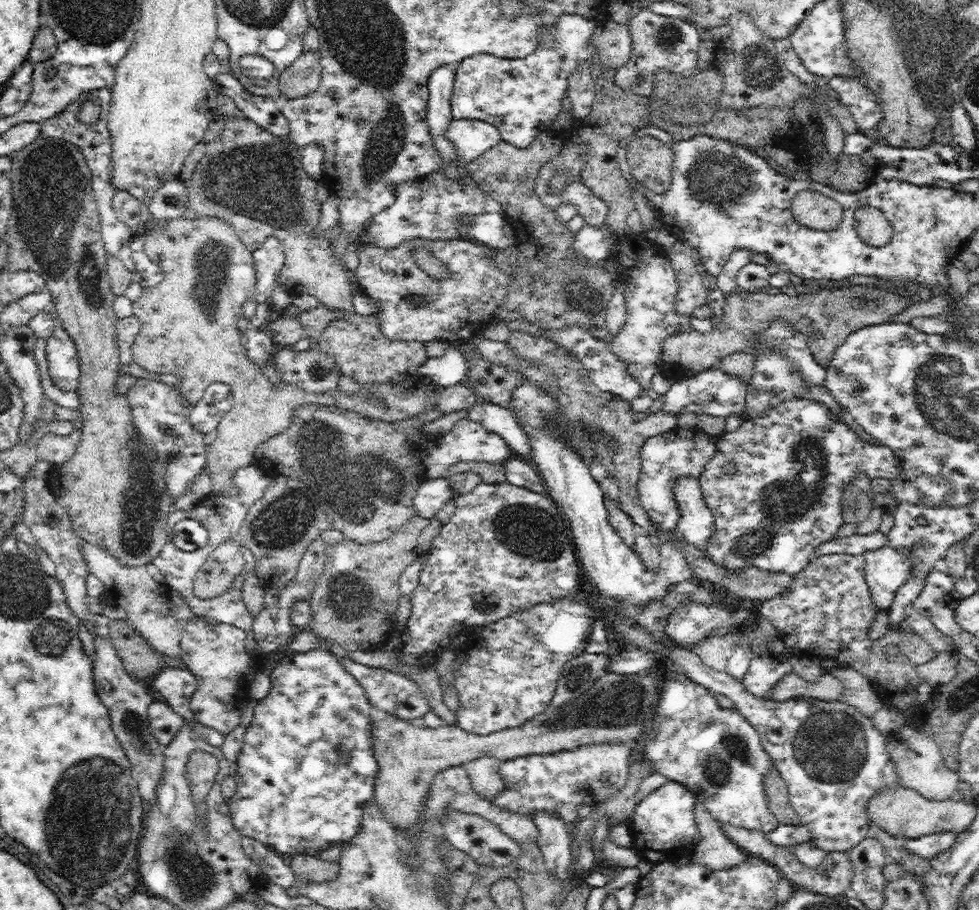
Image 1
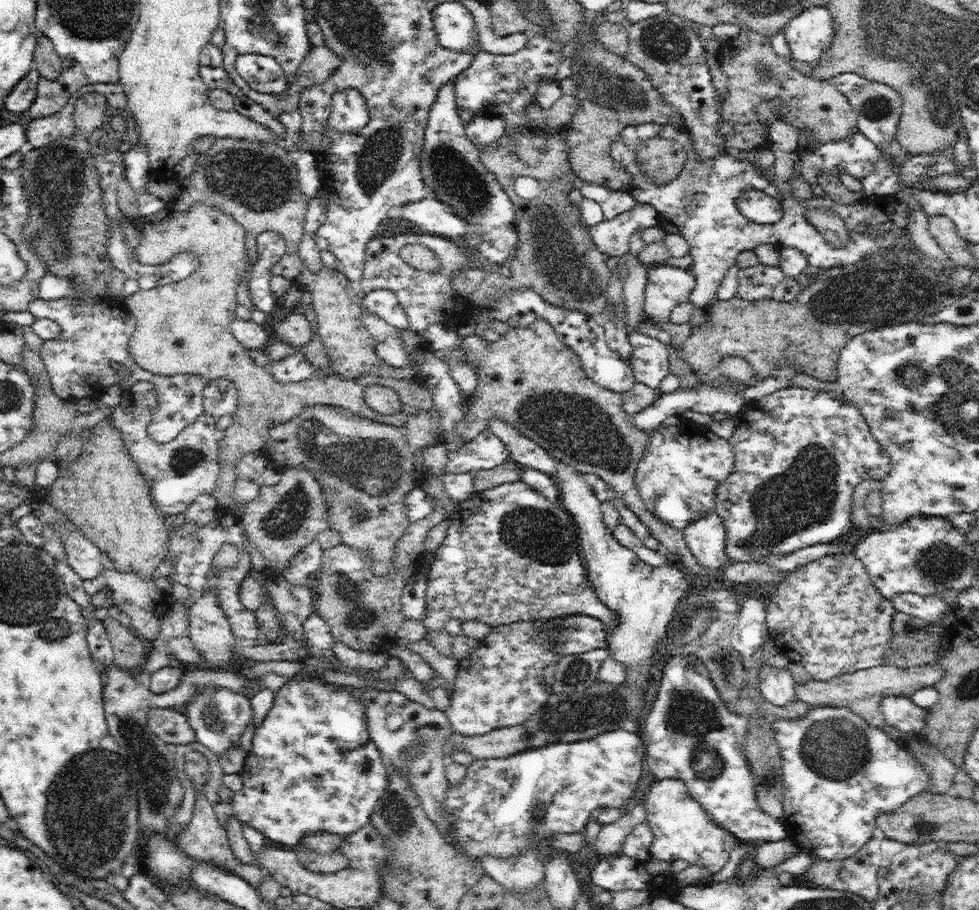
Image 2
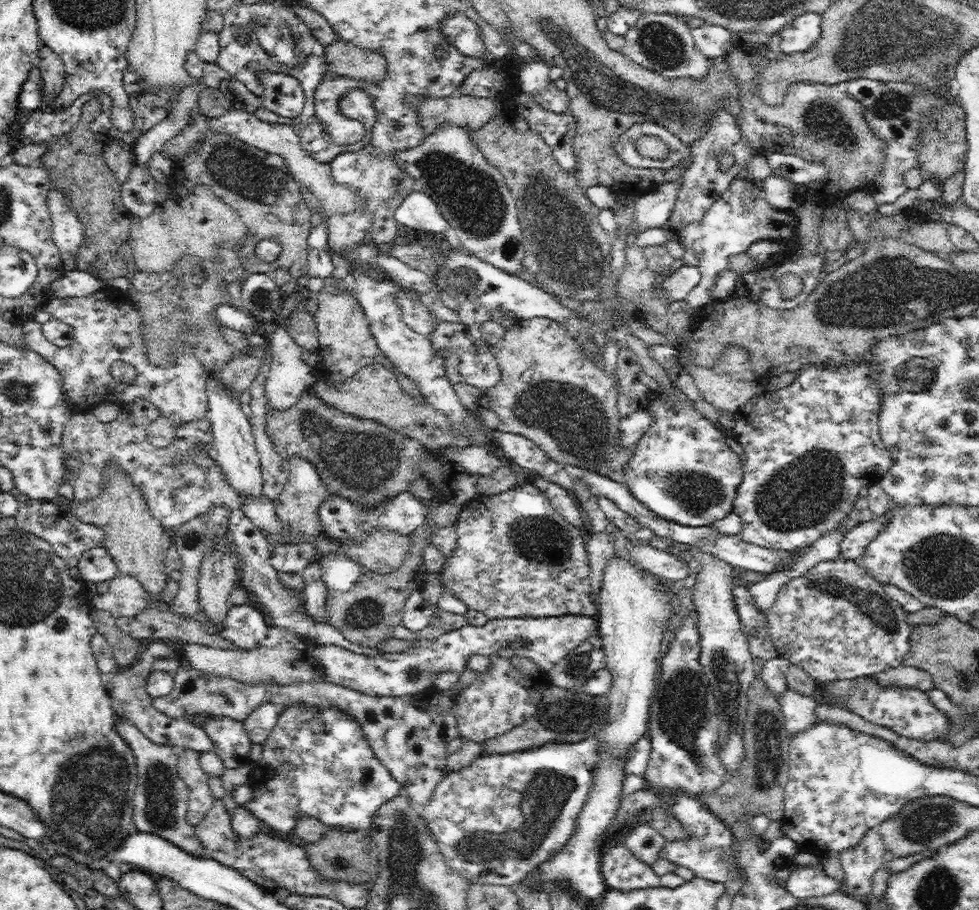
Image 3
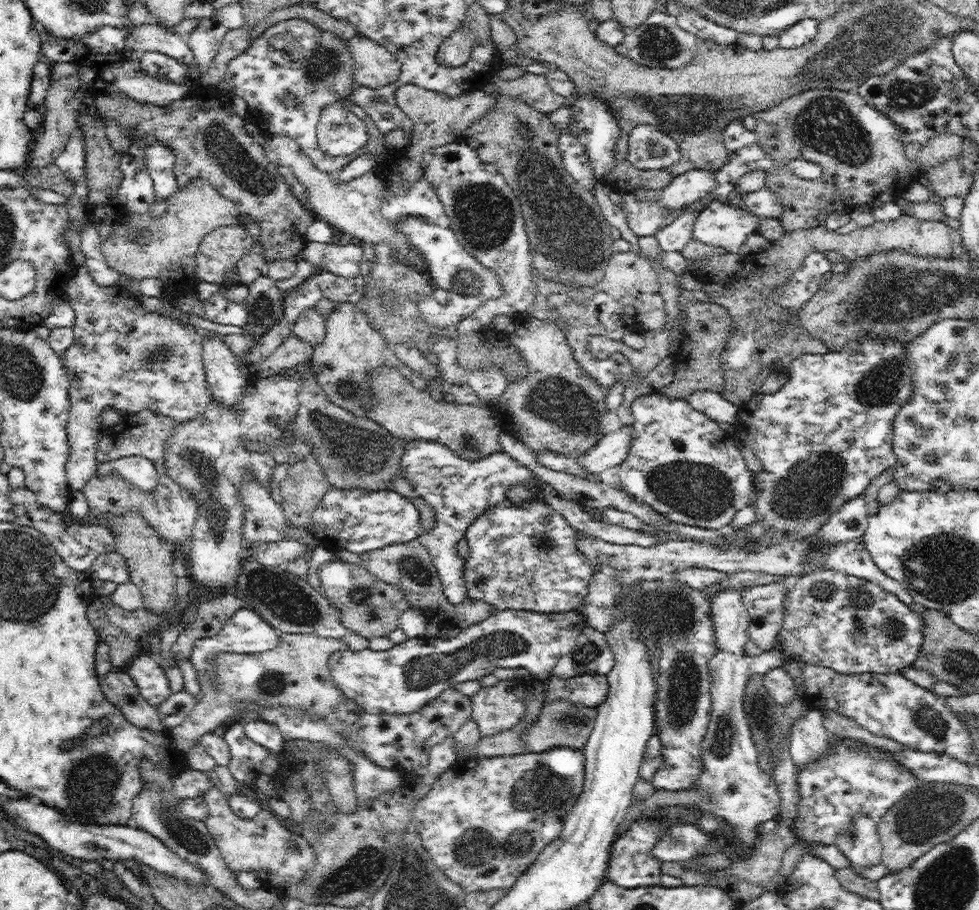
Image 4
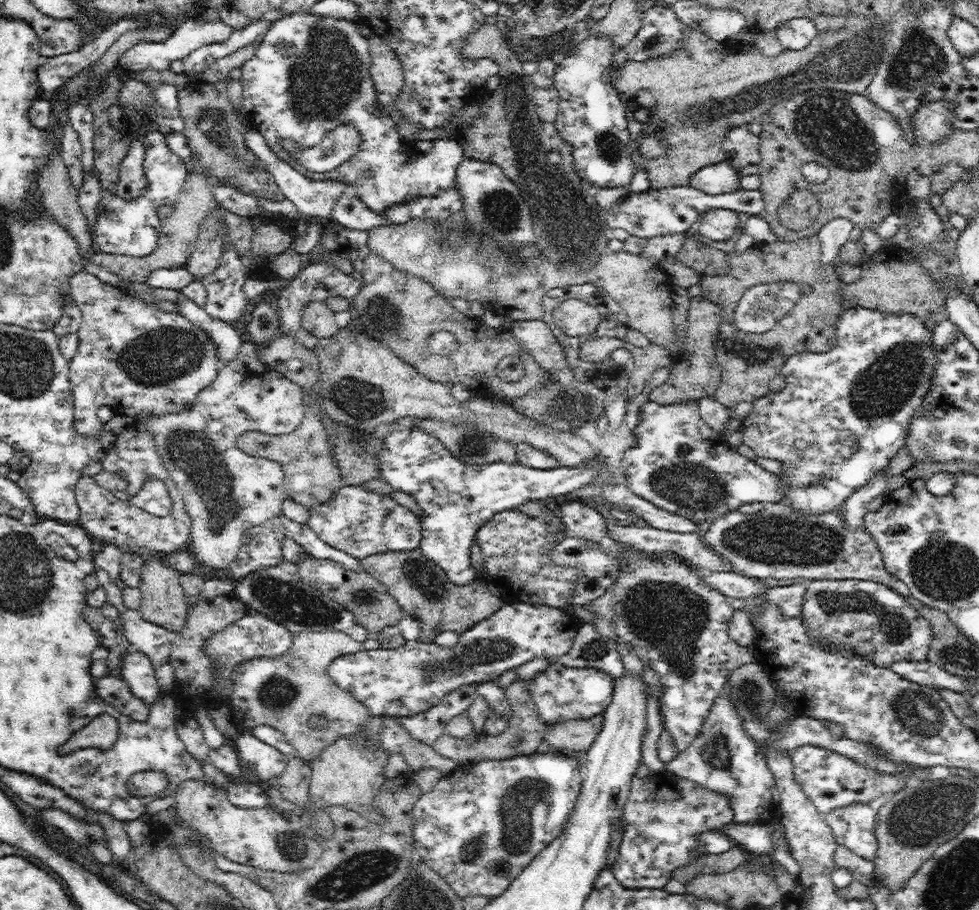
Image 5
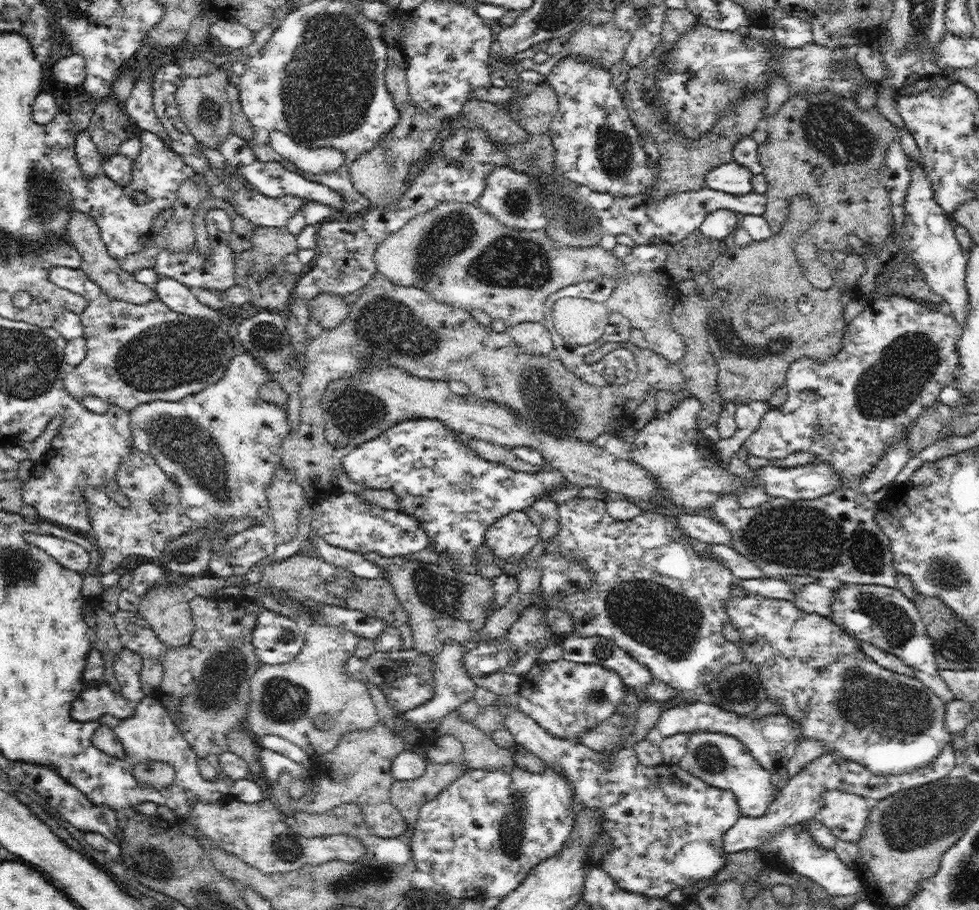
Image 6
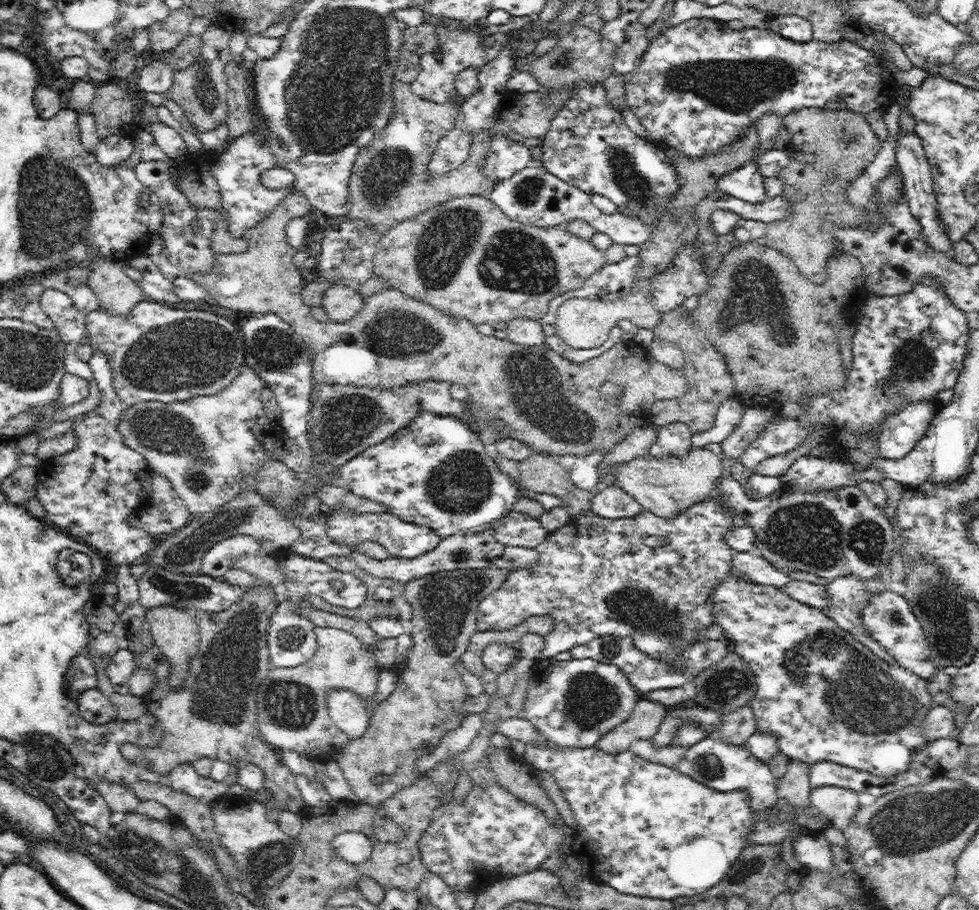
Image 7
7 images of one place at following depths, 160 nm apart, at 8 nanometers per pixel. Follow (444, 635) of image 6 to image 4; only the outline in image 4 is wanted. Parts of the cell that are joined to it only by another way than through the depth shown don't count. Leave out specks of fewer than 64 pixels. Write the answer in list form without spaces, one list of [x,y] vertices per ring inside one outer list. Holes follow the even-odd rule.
[[[419,538],[411,543],[388,544],[384,548],[362,552],[360,555],[342,550],[337,552],[336,556],[353,565],[361,565],[386,584],[400,586],[401,591],[405,593],[409,606],[419,608],[427,616],[429,622],[432,621],[439,626],[453,626],[462,630],[474,624],[479,624],[497,611],[496,607],[489,605],[482,599],[476,600],[467,597],[459,605],[450,603],[444,595],[444,591],[442,591],[442,581],[440,581],[438,569],[434,566],[427,548],[420,542]]]

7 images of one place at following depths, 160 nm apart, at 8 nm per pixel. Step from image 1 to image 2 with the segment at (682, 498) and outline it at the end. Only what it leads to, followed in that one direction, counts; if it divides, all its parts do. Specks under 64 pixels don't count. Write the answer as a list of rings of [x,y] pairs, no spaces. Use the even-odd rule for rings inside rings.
[[[715,511],[690,522],[682,531],[688,548],[703,568],[715,572],[732,561],[725,551],[726,527]]]

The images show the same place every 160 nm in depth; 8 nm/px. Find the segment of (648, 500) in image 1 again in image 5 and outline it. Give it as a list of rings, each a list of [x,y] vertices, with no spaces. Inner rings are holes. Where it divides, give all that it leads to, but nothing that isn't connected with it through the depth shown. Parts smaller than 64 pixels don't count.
[[[697,399],[690,402],[660,405],[649,402],[641,409],[640,423],[632,434],[636,446],[624,451],[621,469],[626,476],[626,486],[634,495],[649,500],[658,508],[686,517],[696,524],[704,520],[714,522],[717,516],[736,510],[744,503],[761,502],[765,505],[777,503],[784,499],[783,490],[779,486],[779,476],[756,463],[746,459],[725,441],[721,433],[714,432],[701,418]]]

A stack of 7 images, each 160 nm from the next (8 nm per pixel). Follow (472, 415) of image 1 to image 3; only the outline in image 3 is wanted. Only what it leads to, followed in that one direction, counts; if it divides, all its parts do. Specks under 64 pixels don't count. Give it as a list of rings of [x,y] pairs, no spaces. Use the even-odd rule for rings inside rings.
[[[496,434],[499,453],[511,458],[526,470],[533,470],[542,479],[561,485],[566,491],[574,492],[574,480],[570,478],[564,465],[552,460],[546,452],[521,434]]]

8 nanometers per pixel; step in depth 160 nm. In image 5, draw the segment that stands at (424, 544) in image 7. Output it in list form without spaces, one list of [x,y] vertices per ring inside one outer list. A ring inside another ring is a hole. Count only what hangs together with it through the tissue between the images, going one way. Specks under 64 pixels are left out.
[[[343,485],[326,502],[309,509],[308,524],[320,540],[357,559],[380,552],[414,550],[422,540],[422,521],[388,495],[368,491],[360,485]]]

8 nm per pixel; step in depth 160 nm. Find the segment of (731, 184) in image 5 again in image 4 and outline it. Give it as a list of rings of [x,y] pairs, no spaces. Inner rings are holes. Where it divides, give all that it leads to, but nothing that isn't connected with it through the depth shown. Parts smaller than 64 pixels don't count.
[[[702,169],[689,170],[676,176],[666,188],[652,194],[652,197],[656,196],[656,203],[660,203],[670,210],[678,211],[682,207],[708,196],[716,188],[714,178],[719,174]]]

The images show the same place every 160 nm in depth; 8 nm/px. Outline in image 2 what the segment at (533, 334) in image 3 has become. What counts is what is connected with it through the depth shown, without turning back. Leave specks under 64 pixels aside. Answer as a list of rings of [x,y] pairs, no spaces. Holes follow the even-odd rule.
[[[537,318],[530,326],[512,327],[498,342],[488,342],[484,337],[476,334],[460,336],[459,339],[462,340],[461,345],[467,351],[466,364],[470,364],[472,371],[478,376],[478,385],[474,394],[465,397],[464,419],[458,422],[455,427],[457,429],[454,430],[456,435],[460,435],[464,439],[464,442],[471,441],[477,434],[487,429],[488,419],[498,417],[506,425],[512,425],[514,429],[533,440],[560,463],[572,465],[582,475],[592,473],[604,480],[628,509],[636,513],[640,517],[640,521],[650,529],[650,533],[659,542],[661,549],[668,554],[675,554],[674,559],[693,574],[704,574],[710,578],[714,576],[727,584],[758,586],[758,592],[762,591],[766,594],[770,590],[774,590],[775,584],[777,585],[788,574],[788,572],[780,572],[771,568],[768,564],[752,561],[731,561],[724,568],[711,572],[711,570],[703,568],[694,558],[681,529],[668,526],[645,507],[645,503],[636,489],[636,471],[638,461],[642,460],[652,430],[634,428],[632,425],[634,416],[626,413],[623,408],[623,394],[616,394],[612,390],[600,388],[588,378],[582,369],[581,359],[572,348],[560,340],[550,322]]]

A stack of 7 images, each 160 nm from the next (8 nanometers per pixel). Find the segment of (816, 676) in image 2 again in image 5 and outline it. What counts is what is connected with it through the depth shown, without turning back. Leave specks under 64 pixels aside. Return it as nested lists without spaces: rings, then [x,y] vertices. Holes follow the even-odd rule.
[[[808,580],[800,618],[808,635],[818,639],[824,647],[840,647],[884,668],[894,661],[924,661],[930,652],[933,630],[928,620],[910,606],[907,598],[874,581]]]

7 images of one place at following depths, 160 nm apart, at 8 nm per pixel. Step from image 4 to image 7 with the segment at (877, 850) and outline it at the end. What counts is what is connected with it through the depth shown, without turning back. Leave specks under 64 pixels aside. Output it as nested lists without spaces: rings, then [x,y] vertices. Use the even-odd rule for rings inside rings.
[[[821,786],[810,791],[811,806],[820,811],[822,821],[846,830],[860,808],[858,793],[850,788]]]

